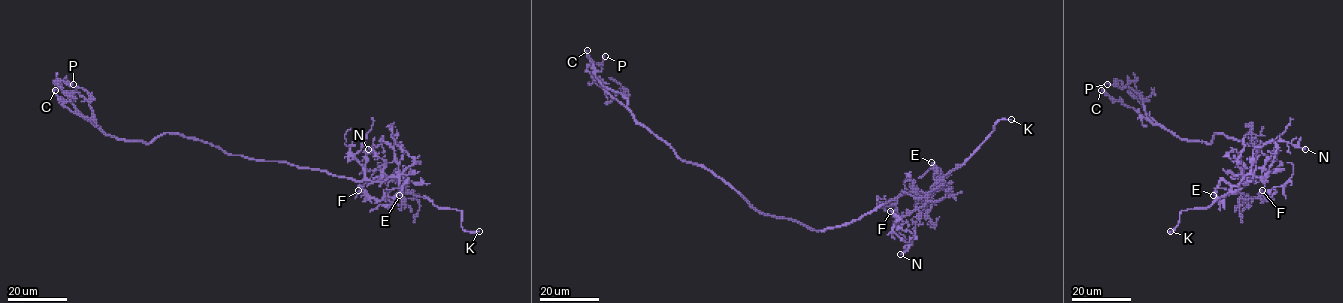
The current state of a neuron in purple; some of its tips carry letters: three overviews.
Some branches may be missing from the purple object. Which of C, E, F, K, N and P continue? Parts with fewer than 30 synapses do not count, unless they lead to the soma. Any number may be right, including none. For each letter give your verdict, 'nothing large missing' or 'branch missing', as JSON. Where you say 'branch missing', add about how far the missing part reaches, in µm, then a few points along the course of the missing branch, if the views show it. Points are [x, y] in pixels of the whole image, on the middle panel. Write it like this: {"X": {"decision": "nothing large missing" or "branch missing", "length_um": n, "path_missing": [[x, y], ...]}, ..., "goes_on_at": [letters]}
{"C": {"decision": "nothing large missing"}, "E": {"decision": "nothing large missing"}, "F": {"decision": "branch missing", "length_um": 20, "path_missing": [[890, 211], [882, 204], [879, 206], [883, 217], [883, 232]]}, "K": {"decision": "branch missing", "length_um": 35}, "N": {"decision": "nothing large missing"}, "P": {"decision": "nothing large missing"}, "goes_on_at": ["F", "K"]}

